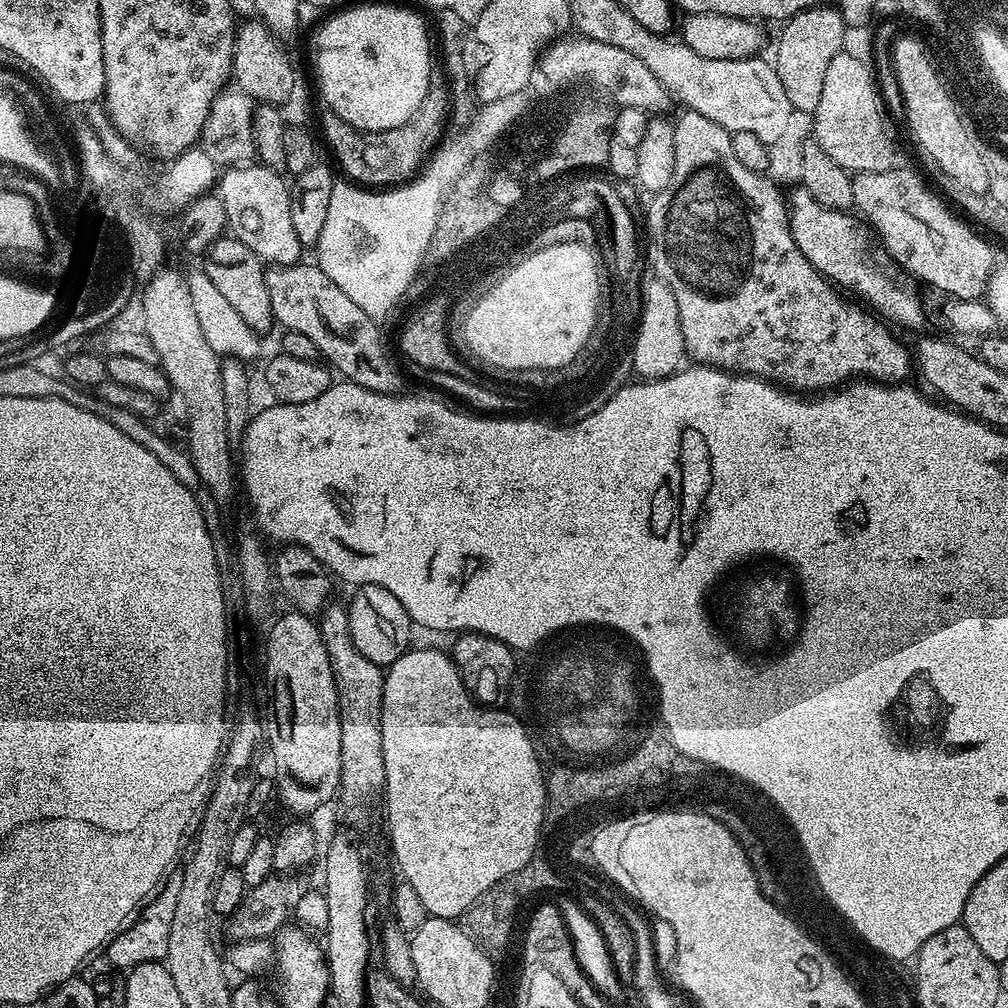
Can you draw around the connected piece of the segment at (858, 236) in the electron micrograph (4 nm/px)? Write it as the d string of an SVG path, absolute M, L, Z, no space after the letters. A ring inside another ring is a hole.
M802 186L793 188L796 189L792 193L789 191L786 196L790 234L794 238L794 246L802 250L806 262L810 262L810 266L814 266L814 270L822 273L824 279L833 285L857 292L873 308L871 309L873 313L881 312L876 314L883 317L885 321L893 320L902 328L922 327L924 324L923 302L916 297L916 292L907 284L909 283L907 279L899 280L892 273L891 263L883 264L871 252L874 236L869 225L847 211L822 206L822 202L817 202L810 195L810 190Z

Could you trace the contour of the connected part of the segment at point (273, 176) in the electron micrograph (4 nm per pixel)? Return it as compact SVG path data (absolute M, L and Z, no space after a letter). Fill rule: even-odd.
M259 162L232 166L225 172L228 173L225 176L223 173L218 180L218 195L226 210L231 235L241 240L265 265L287 266L301 263L302 245L298 242L298 234L294 234L294 222L290 219L292 194L289 181L284 181L283 178L285 177L281 173L275 172Z

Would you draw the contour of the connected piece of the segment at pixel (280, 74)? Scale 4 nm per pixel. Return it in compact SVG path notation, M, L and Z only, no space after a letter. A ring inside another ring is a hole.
M248 18L237 27L234 54L232 55L232 76L237 89L247 94L253 101L262 104L283 105L291 98L298 85L296 72L284 53L281 41L259 19Z

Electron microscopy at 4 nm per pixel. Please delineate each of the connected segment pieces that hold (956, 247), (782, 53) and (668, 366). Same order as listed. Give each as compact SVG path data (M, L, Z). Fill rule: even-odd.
M908 166L885 172L857 172L852 185L855 211L871 225L879 239L884 239L885 250L909 272L909 277L917 276L922 283L945 292L945 297L957 300L980 300L987 293L994 267L991 246Z
M831 6L807 8L783 21L781 28L784 29L781 30L780 41L776 44L774 67L778 78L782 78L786 98L790 98L790 106L797 113L815 113L818 102L822 99L826 70L830 67L834 54L838 54L845 47L844 15L839 8Z
M649 280L649 284L647 281L642 288L643 308L640 311L639 325L633 342L632 367L637 377L651 382L666 380L680 371L685 363L686 353L678 316L678 302L674 300L670 286L666 286L663 280Z

